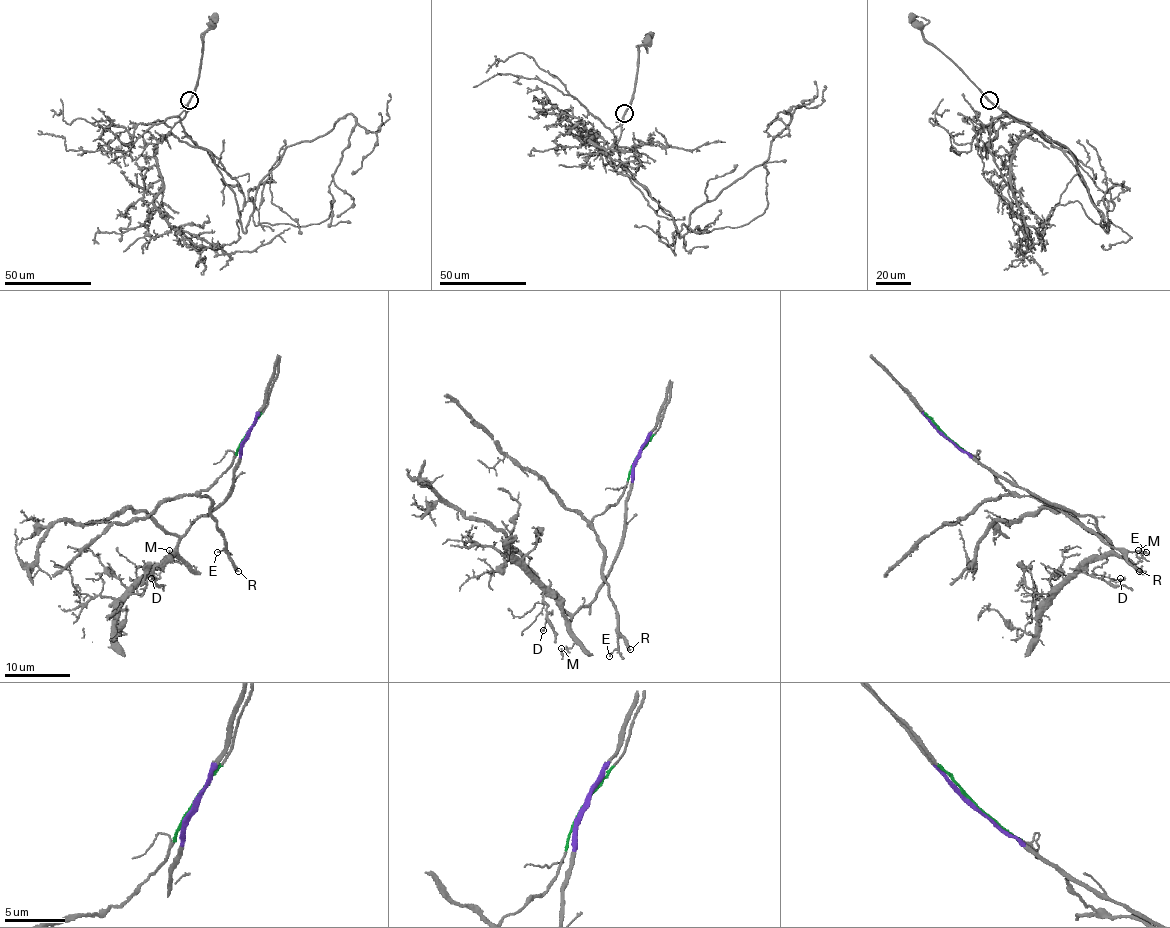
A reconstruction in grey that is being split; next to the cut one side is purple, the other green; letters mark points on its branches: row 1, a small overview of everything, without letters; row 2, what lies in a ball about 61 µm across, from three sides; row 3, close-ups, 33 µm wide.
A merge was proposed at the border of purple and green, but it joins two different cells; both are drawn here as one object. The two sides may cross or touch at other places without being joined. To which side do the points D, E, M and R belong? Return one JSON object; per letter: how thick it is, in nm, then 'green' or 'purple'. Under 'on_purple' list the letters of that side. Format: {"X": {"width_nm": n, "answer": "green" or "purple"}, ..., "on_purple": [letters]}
{"D": {"width_nm": 110, "answer": "purple"}, "E": {"width_nm": 100, "answer": "green"}, "M": {"width_nm": 120, "answer": "purple"}, "R": {"width_nm": 260, "answer": "green"}, "on_purple": ["D", "M"]}

